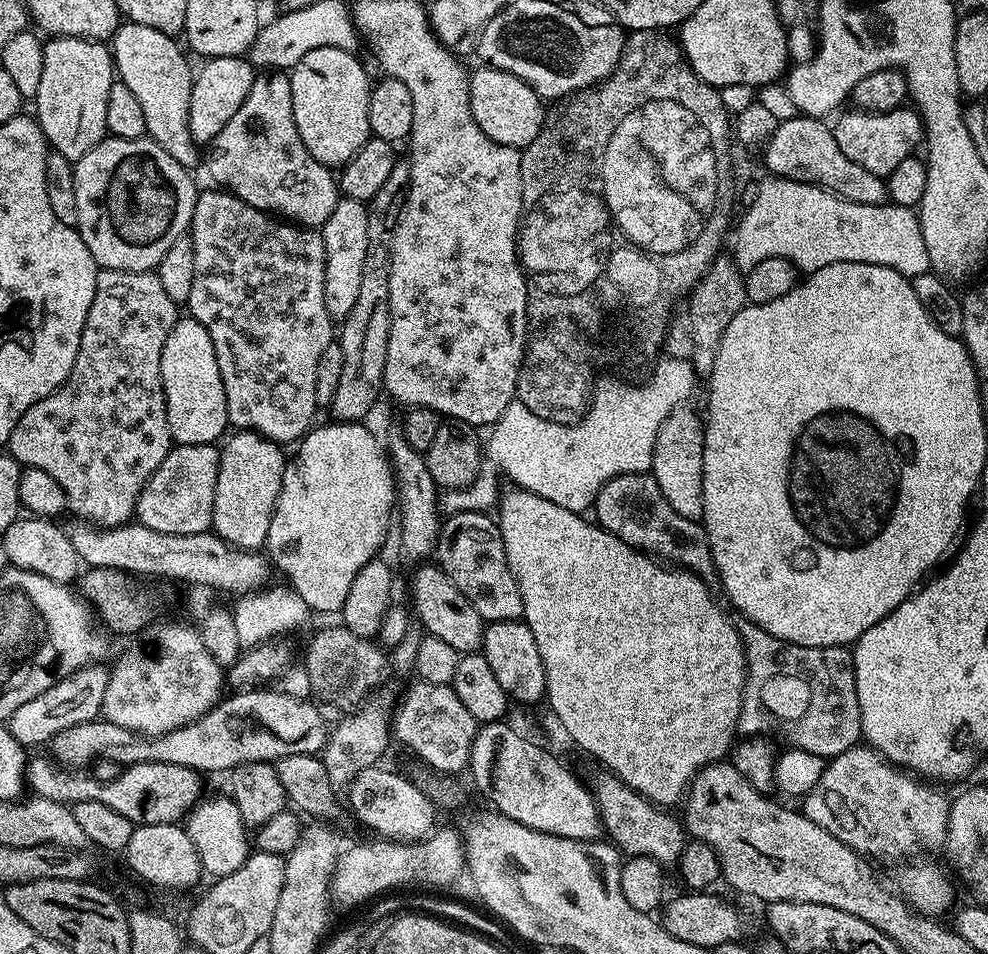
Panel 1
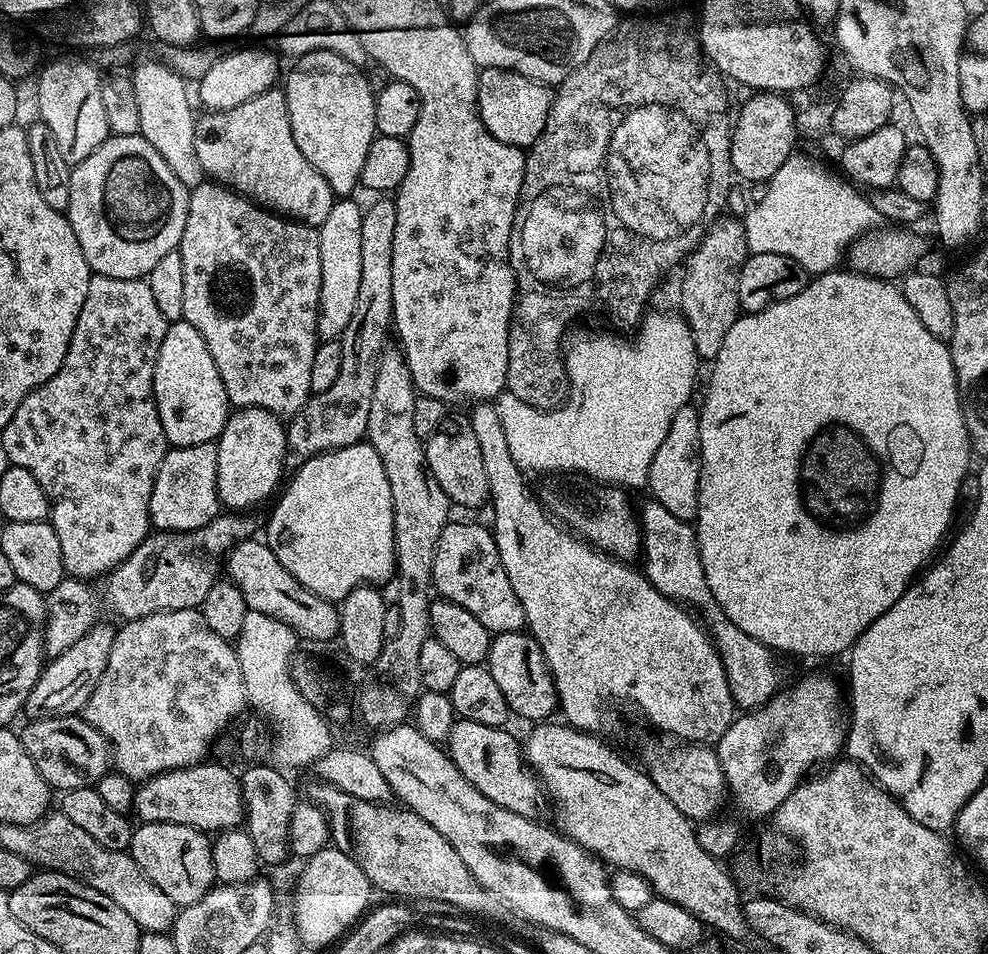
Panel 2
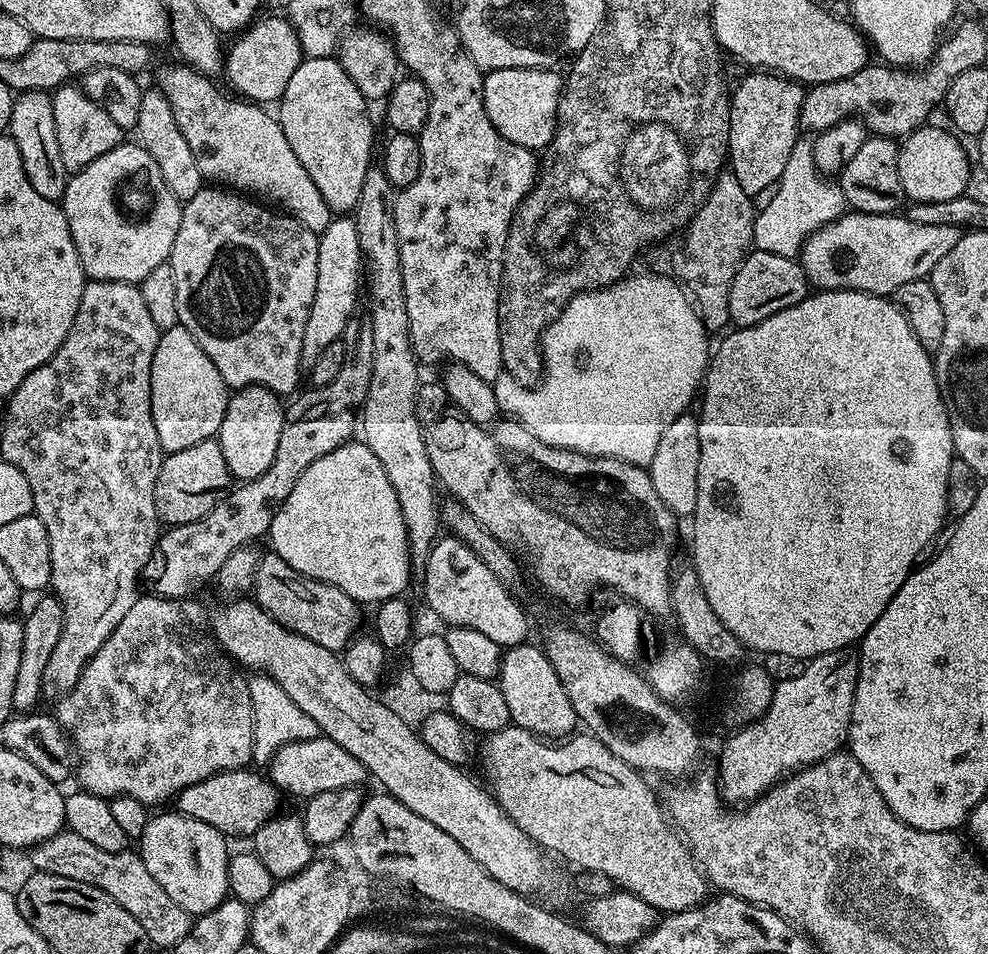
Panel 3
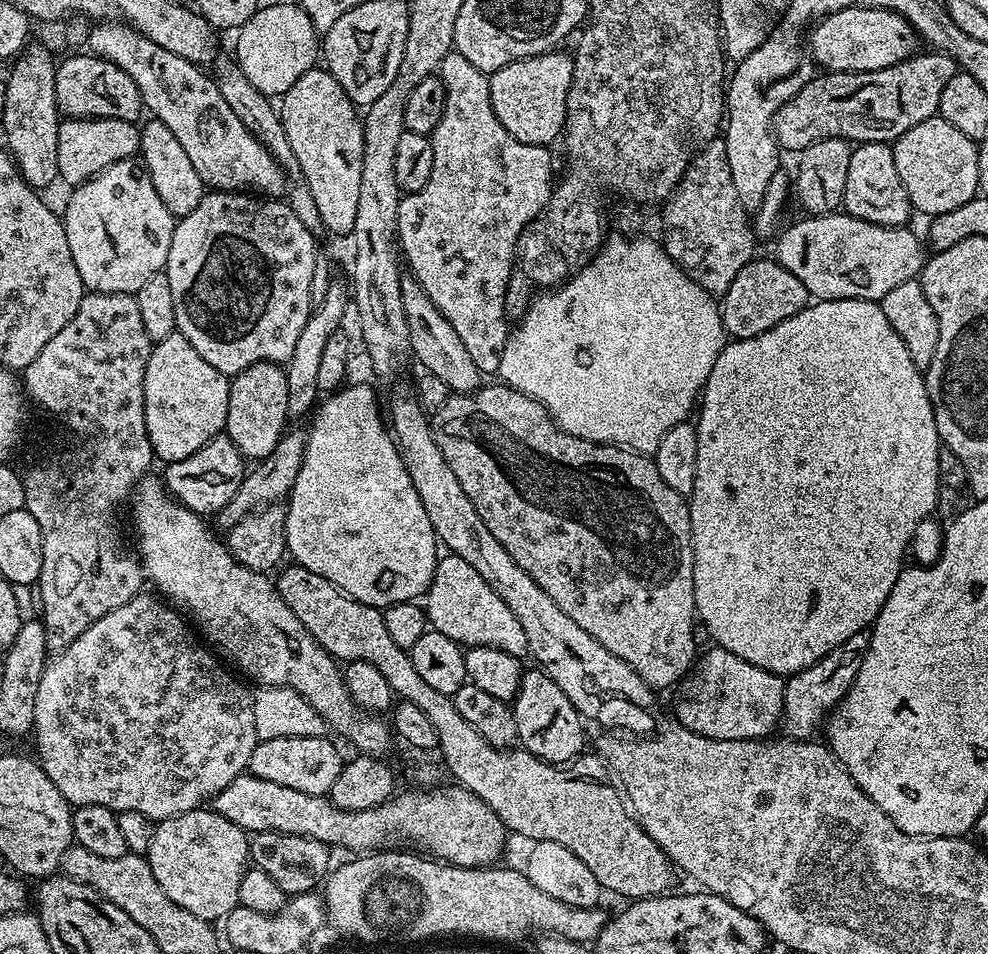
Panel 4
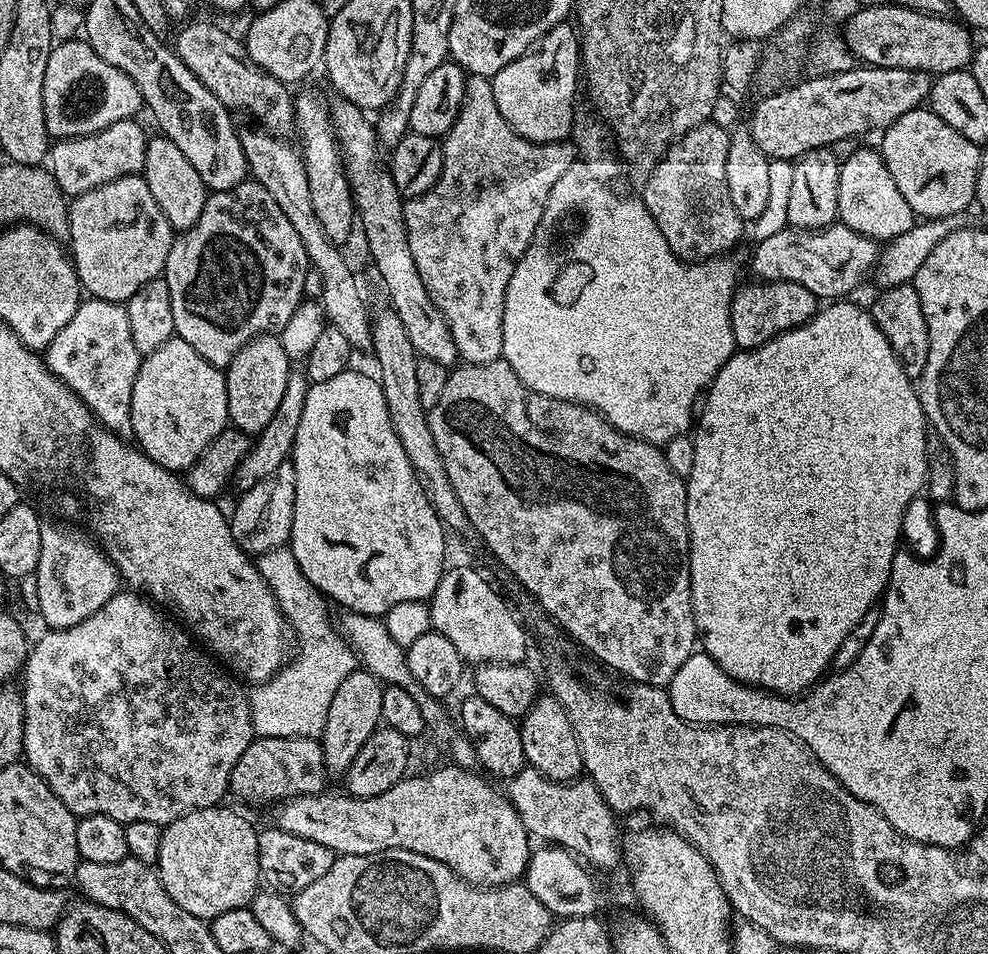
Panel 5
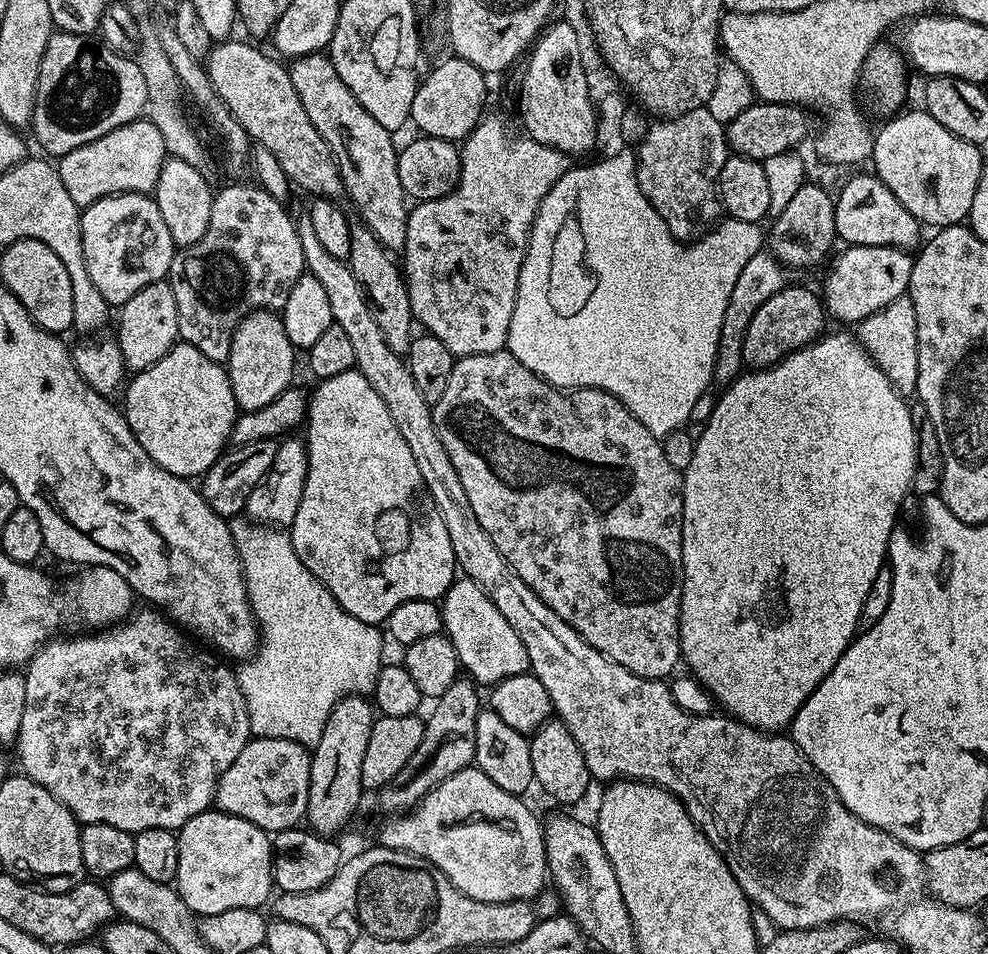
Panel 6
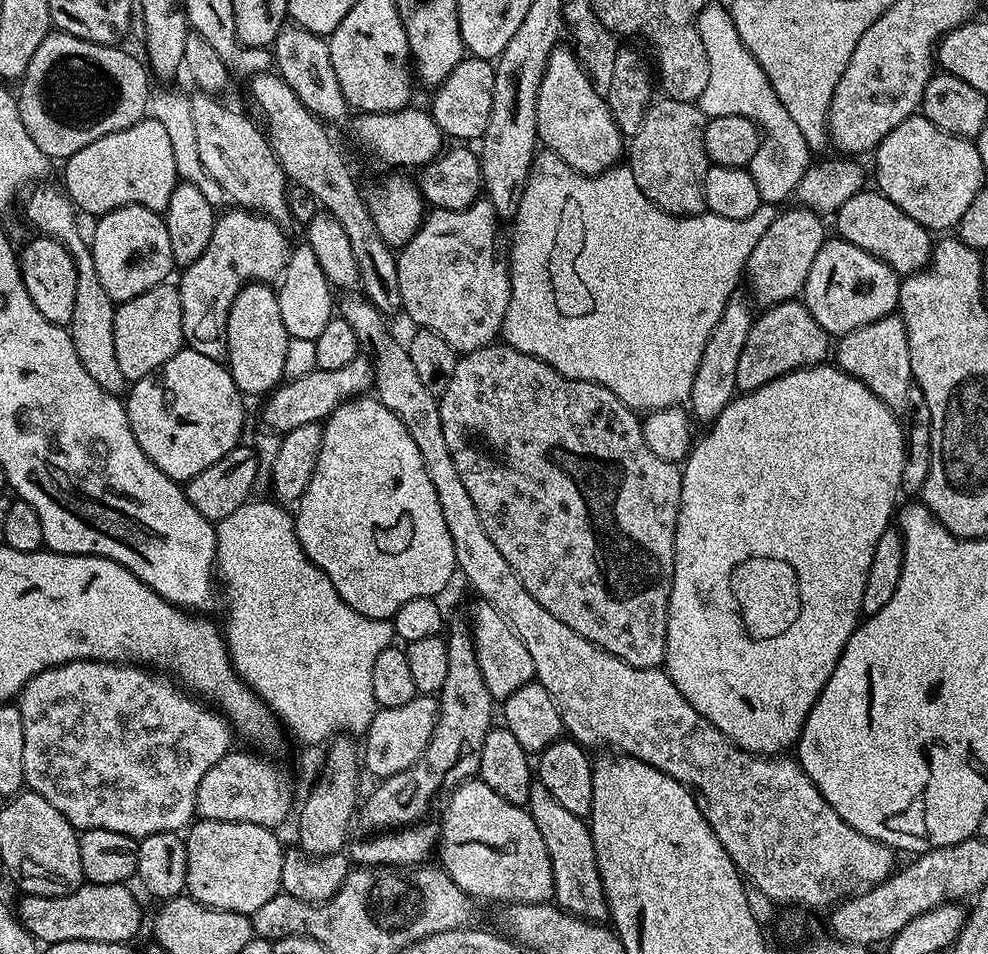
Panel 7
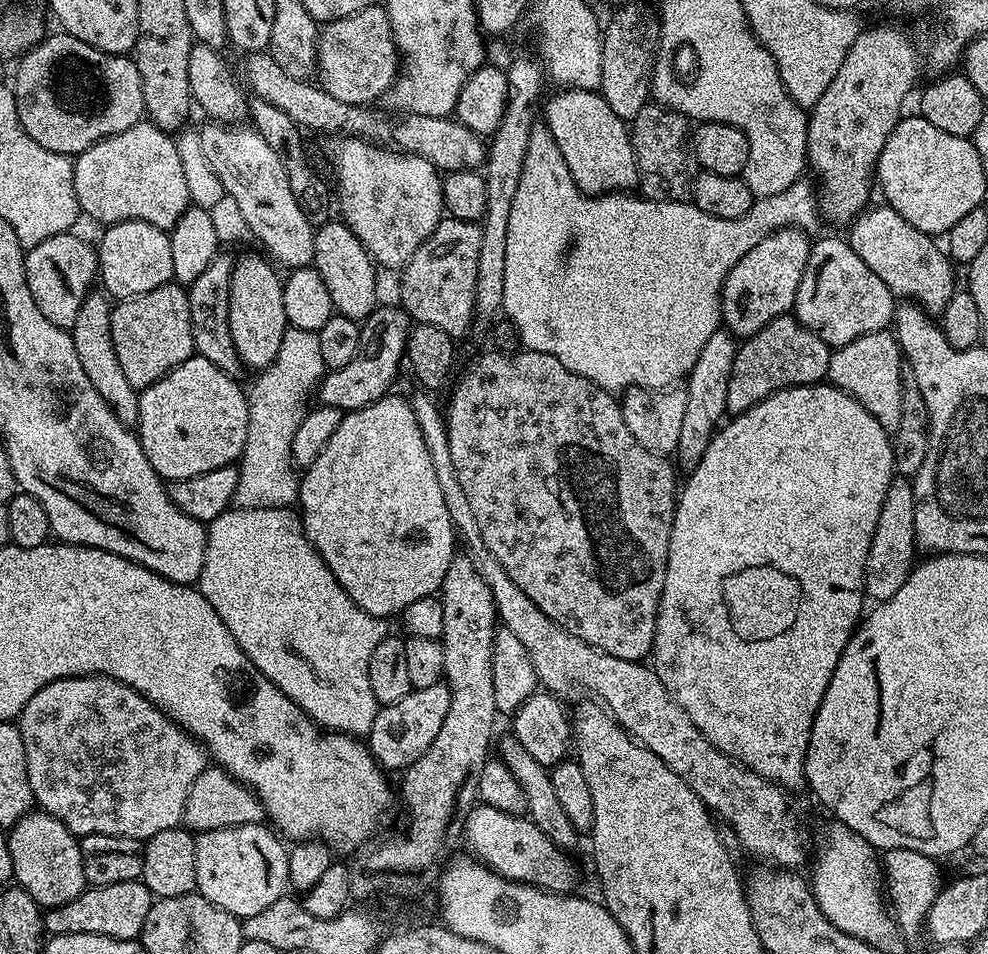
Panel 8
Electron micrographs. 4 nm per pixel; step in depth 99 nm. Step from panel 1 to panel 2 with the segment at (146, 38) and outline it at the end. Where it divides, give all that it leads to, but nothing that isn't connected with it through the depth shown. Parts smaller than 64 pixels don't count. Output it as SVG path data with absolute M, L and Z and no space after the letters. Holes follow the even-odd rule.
M155 58L147 59L130 72L134 86L134 99L138 102L139 135L144 136L146 142L150 142L150 146L154 146L154 150L158 150L158 154L162 154L166 166L170 166L174 178L178 178L178 182L182 182L182 186L186 186L190 190L197 188L199 184L205 183L206 177L202 170L202 162L198 158L198 150L194 146L198 116L197 113L192 113L192 100L188 97L189 85L181 76L174 74L172 68L161 64Z

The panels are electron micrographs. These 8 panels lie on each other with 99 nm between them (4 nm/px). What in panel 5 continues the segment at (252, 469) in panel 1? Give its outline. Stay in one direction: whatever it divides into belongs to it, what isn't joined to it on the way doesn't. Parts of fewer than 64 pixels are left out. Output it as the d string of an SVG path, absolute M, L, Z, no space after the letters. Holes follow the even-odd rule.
M279 335L256 336L246 346L242 346L242 350L229 362L224 372L231 427L253 438L259 437L266 426L270 426L274 414L278 414L278 406L282 406L282 394L286 394L289 371L290 361Z

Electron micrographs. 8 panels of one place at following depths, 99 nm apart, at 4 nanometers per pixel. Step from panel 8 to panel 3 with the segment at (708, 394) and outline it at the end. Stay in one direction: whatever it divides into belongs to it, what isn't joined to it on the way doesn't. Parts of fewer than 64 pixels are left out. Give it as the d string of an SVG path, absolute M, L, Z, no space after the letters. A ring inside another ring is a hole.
M855 210L845 211L844 215L840 216L839 219L834 222L830 222L826 226L822 226L817 230L813 236L805 242L803 248L800 250L798 257L800 265L804 267L805 274L808 275L809 285L813 289L823 290L825 292L833 292L841 288L842 290L854 290L855 292L869 292L875 296L882 296L885 298L891 297L898 290L898 286L902 286L906 282L914 282L915 280L923 280L931 277L934 266L938 266L938 262L942 262L942 257L945 254L950 254L950 249L953 246L958 246L962 235L962 228L958 225L950 226L936 226L927 225L921 222L914 222L908 220L907 215L904 214L893 214L887 212L886 214L870 214L869 212L858 212Z

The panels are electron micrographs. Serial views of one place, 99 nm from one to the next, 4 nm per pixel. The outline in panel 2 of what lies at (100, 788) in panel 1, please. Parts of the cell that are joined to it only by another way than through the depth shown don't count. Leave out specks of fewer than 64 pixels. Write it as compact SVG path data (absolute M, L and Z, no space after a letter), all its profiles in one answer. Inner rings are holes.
M212 763L175 768L143 781L136 789L132 807L135 819L146 824L174 822L178 826L197 828L205 834L239 829L244 824L244 799L240 789L240 777L235 771L232 773L226 765Z

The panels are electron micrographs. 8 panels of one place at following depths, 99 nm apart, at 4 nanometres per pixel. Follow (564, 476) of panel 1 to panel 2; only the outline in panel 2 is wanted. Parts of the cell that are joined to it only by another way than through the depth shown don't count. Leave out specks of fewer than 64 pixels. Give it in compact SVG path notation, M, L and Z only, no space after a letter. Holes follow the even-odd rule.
M649 311L635 329L636 341L633 344L628 340L623 340L620 337L623 335L617 334L612 330L607 331L596 332L593 336L588 332L584 332L569 348L567 345L564 352L564 371L568 374L569 393L567 401L561 404L560 407L537 411L537 409L530 407L526 402L514 398L514 394L507 390L501 392L495 401L498 414L502 418L502 430L506 430L506 446L510 446L510 454L521 470L527 470L529 473L531 473L530 471L581 472L582 475L589 476L587 478L589 481L609 486L619 486L625 490L633 490L632 488L643 489L647 485L648 475L650 474L650 462L654 462L654 454L658 454L658 446L662 446L662 438L666 438L666 434L670 430L670 422L674 422L674 414L678 414L678 410L685 408L691 401L688 399L691 398L692 387L696 384L696 367L701 367L702 361L696 354L694 338L688 323L679 315L668 317L662 312Z

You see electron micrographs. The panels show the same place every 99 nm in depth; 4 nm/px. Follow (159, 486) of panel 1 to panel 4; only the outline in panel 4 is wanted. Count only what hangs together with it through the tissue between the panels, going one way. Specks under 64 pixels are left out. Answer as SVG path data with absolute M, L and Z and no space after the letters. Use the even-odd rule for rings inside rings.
M227 434L210 438L202 450L194 450L190 458L182 458L178 462L167 465L162 472L164 487L168 493L182 506L194 510L205 518L215 517L216 513L226 506L238 494L238 486L242 486L246 475L245 456L234 446L234 442Z

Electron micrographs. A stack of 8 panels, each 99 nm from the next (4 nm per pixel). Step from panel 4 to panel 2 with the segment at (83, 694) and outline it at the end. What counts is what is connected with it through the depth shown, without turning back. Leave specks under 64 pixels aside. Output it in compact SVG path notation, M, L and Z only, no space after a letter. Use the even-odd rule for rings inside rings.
M187 608L146 614L146 618L130 620L116 628L110 662L106 662L106 670L98 678L98 686L94 686L82 715L114 749L115 771L134 782L143 782L175 768L205 763L216 735L226 731L228 723L245 708L242 666L235 647L206 626L199 608Z

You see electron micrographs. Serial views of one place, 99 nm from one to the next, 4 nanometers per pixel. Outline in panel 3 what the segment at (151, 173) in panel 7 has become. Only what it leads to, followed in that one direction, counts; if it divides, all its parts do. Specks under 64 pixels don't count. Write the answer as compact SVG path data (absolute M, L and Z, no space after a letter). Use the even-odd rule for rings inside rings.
M69 82L51 93L54 106L54 130L58 130L58 150L62 150L62 163L68 173L80 172L94 158L102 158L110 150L122 143L122 130L98 102L84 93L83 87Z

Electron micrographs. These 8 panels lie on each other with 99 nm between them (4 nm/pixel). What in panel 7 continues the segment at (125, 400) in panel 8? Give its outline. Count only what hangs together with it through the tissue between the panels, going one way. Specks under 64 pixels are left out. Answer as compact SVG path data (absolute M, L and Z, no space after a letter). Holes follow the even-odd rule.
M44 186L33 187L23 197L25 198L24 216L40 231L37 233L41 237L58 241L72 255L76 267L76 285L70 335L74 342L74 350L78 350L78 362L82 362L86 374L90 374L90 378L94 378L94 382L98 382L98 386L102 386L104 392L123 393L126 381L118 366L118 358L114 354L116 304L110 298L110 294L106 294L106 286L102 286L102 278L98 278L98 270L94 270L92 249L85 233L84 236L80 233L80 224L76 221L78 209L59 187L56 187L57 189L40 187Z

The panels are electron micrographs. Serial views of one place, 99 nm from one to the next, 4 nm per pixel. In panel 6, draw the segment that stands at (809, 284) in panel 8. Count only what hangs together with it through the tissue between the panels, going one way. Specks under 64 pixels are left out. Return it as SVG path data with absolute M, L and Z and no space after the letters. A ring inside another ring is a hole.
M854 244L843 250L845 252L833 262L824 280L822 303L831 319L833 316L852 324L848 326L856 326L861 320L870 318L870 314L882 310L882 306L890 306L890 302L907 293L914 256L911 251L890 246Z

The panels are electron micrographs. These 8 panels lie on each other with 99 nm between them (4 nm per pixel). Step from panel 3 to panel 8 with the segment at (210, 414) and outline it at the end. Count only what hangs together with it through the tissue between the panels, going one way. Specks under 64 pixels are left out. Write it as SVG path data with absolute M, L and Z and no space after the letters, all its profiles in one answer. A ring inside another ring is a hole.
M193 354L189 360L171 368L162 379L140 392L140 449L146 454L150 466L154 466L165 481L194 478L239 461L246 446L248 397L245 389L240 389L236 383L233 377L218 370L214 362L206 362L206 358Z

